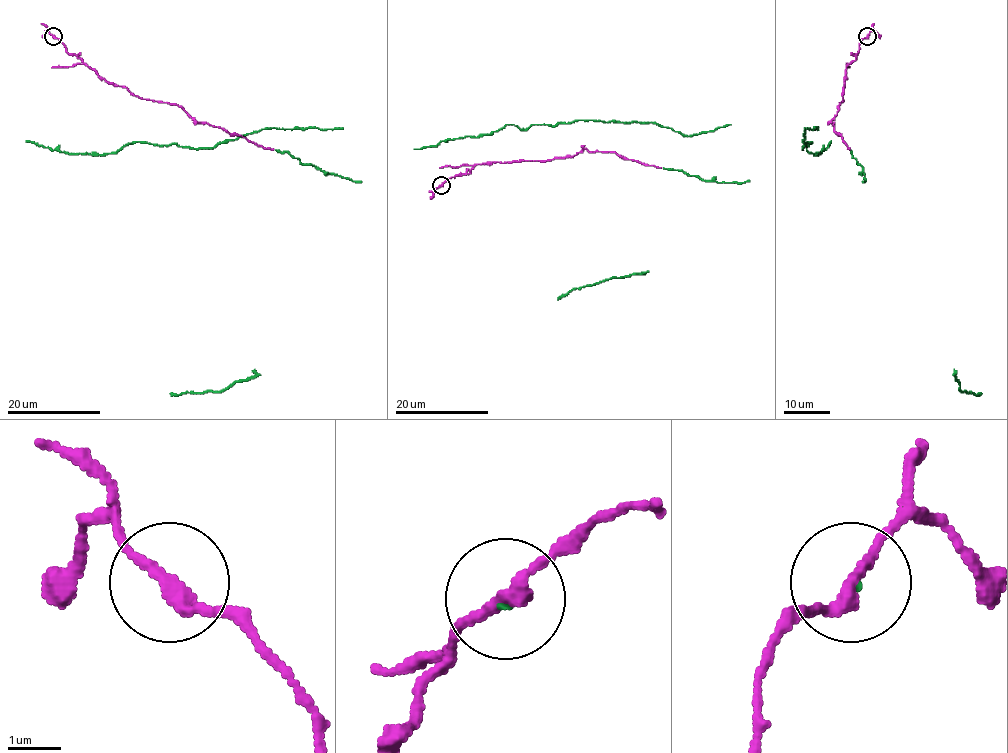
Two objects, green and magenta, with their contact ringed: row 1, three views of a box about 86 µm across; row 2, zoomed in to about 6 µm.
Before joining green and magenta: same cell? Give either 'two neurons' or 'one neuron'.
one neuron

